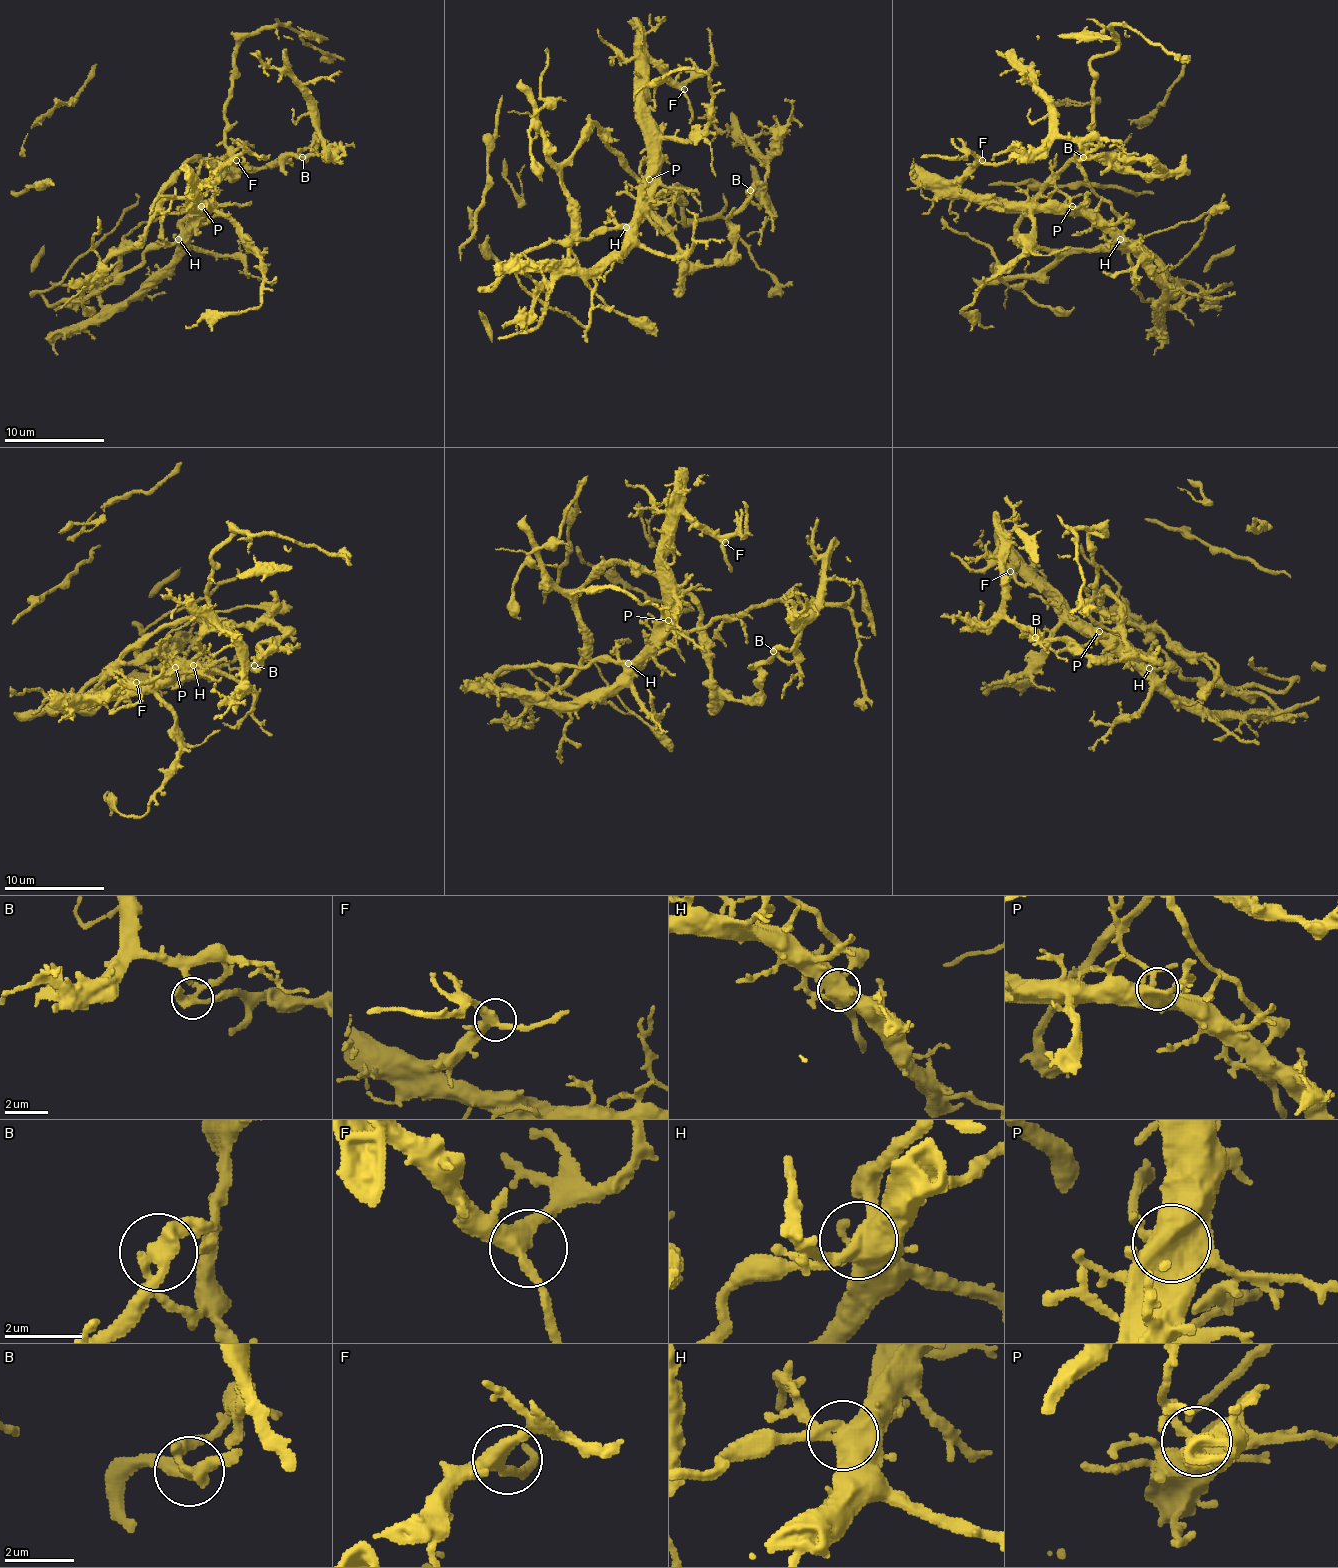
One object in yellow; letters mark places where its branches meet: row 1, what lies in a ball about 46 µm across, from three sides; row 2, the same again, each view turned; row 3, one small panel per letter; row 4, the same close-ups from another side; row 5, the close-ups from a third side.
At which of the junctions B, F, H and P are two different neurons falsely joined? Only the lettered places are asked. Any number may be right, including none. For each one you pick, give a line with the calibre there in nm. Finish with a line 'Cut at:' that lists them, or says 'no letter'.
B: Thickness 320 nm
H: Thickness 480 nm
Cut at: B, H

